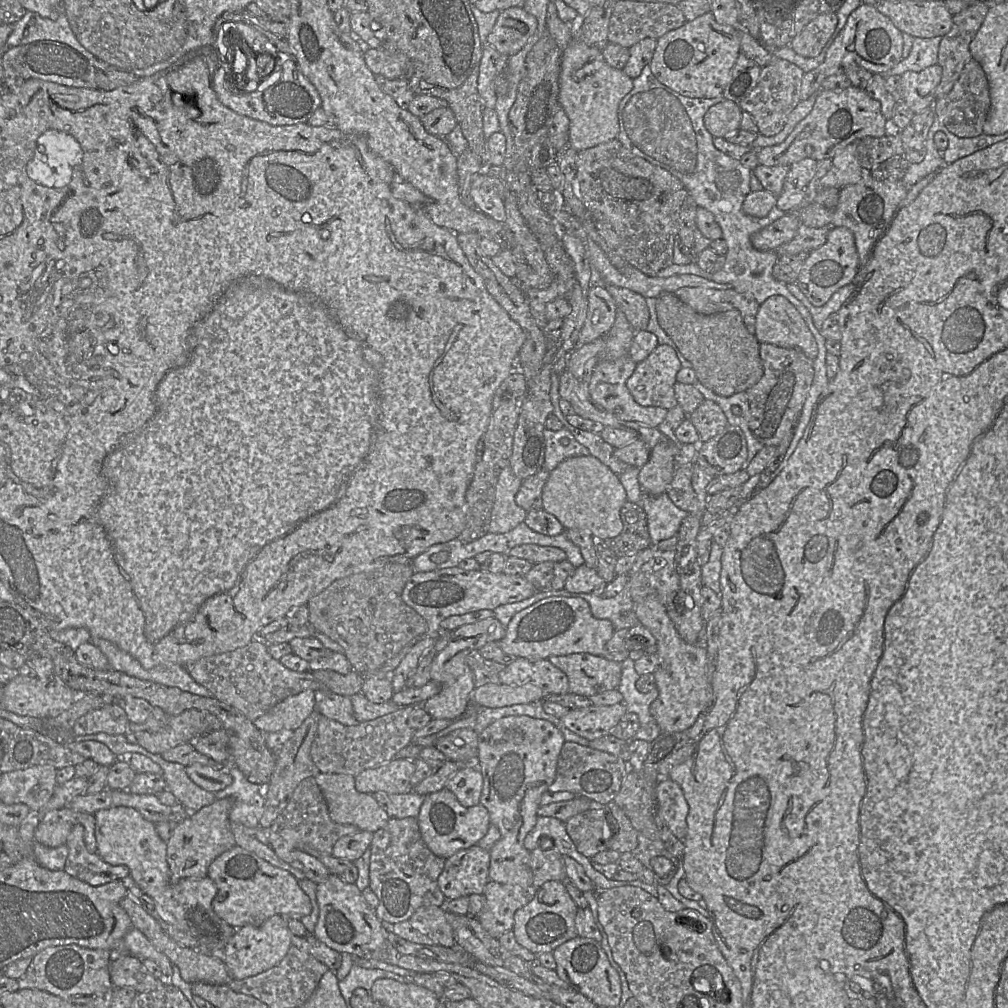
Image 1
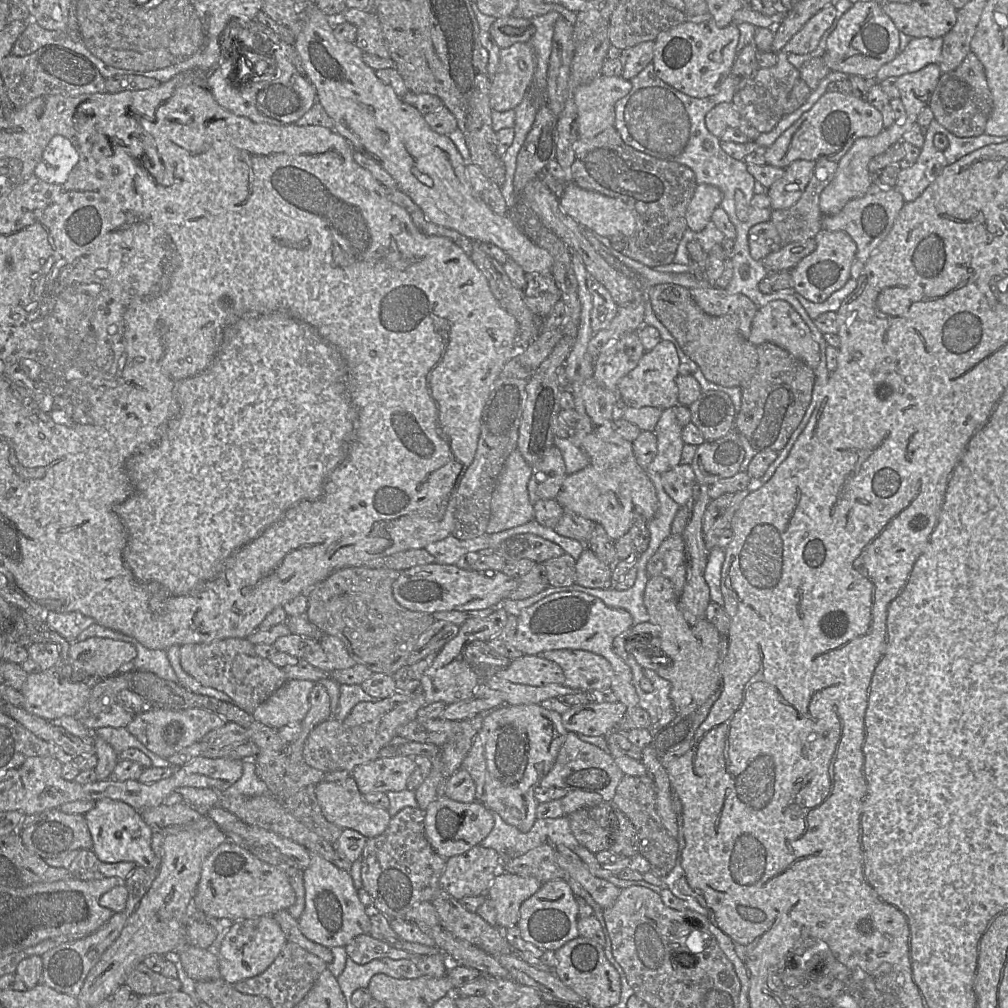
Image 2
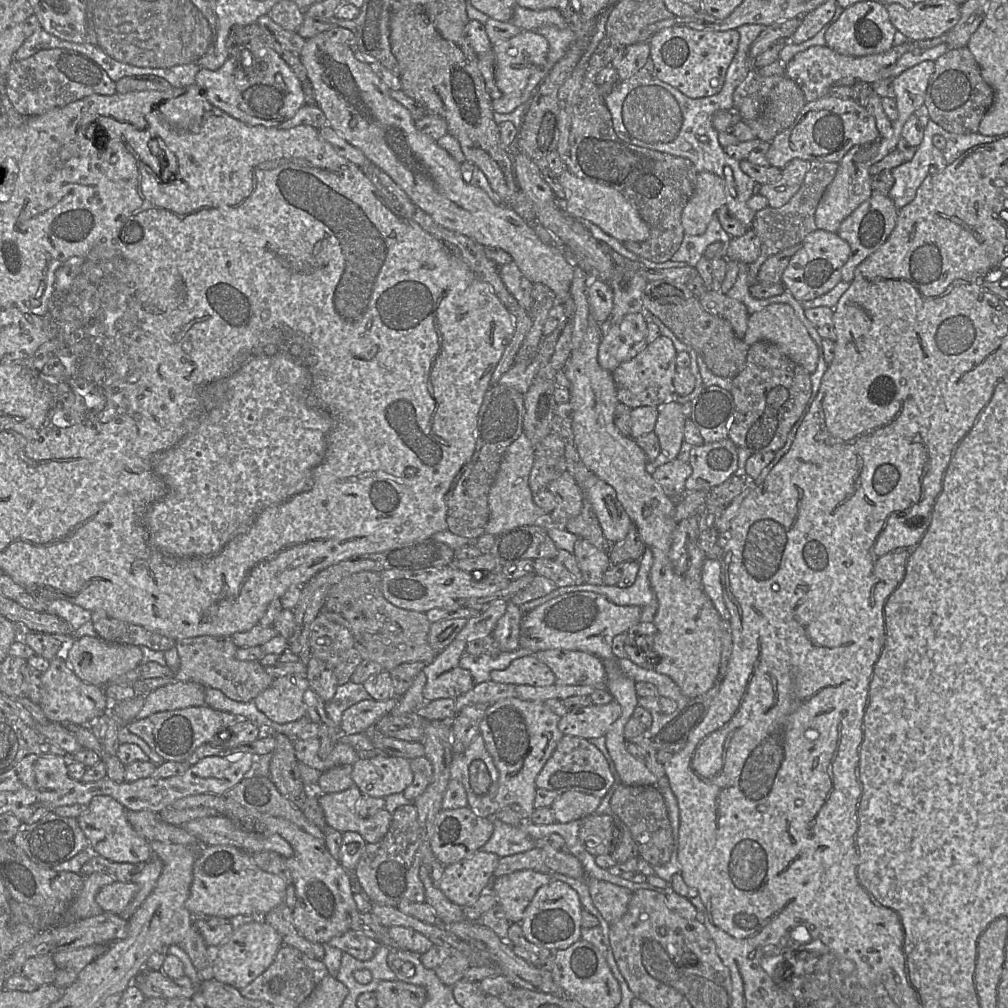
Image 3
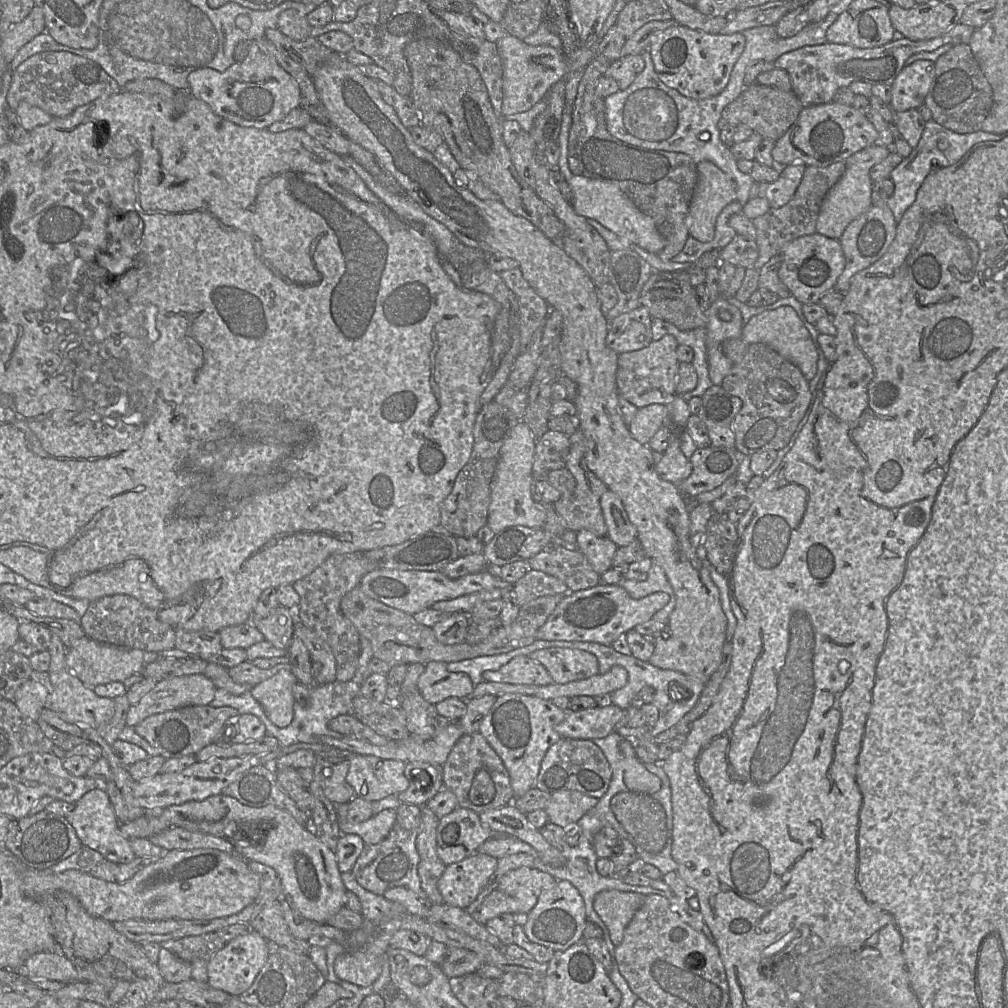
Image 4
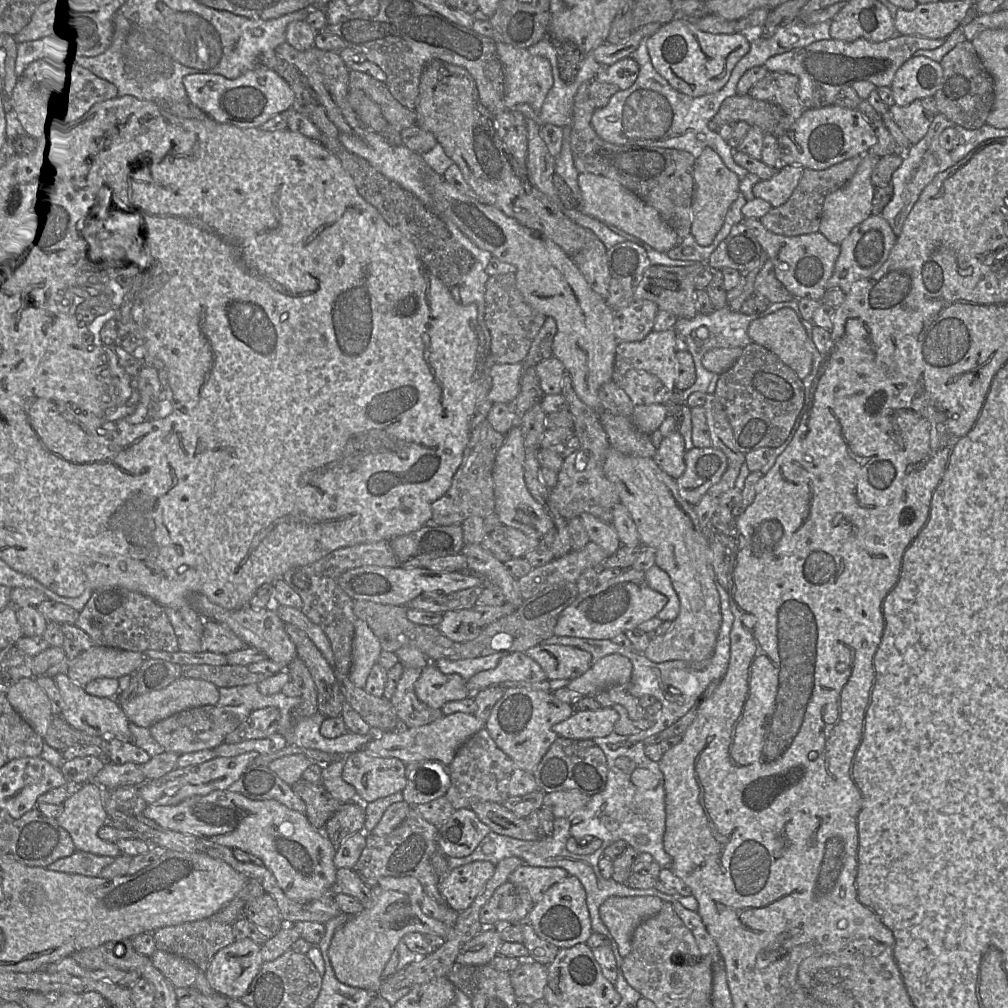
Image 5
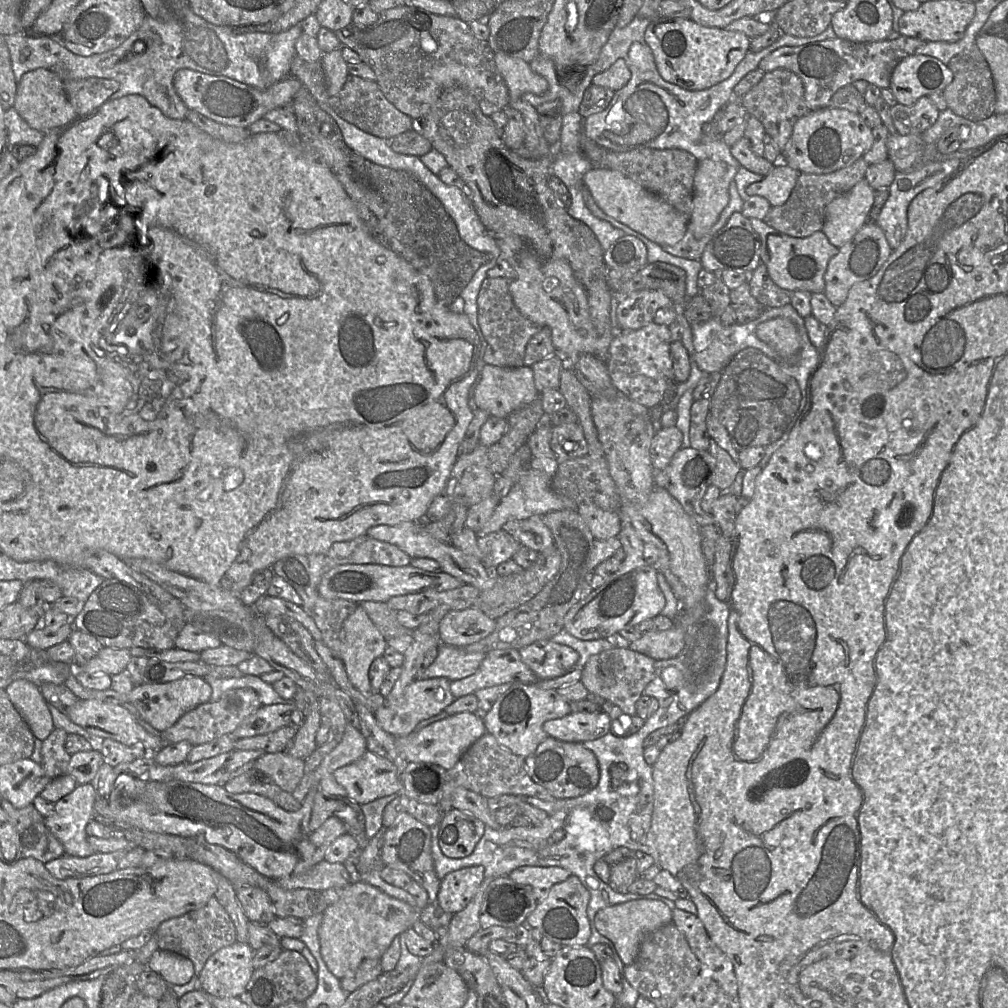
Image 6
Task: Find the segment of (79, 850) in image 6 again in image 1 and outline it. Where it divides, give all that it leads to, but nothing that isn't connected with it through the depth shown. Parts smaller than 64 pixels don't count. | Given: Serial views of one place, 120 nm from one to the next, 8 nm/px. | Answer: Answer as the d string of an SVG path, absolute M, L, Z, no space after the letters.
M113 807L97 811L94 817L96 853L101 859L112 866L126 866L130 871L128 877L154 901L161 919L193 937L197 941L197 951L220 955L237 929L219 918L212 909L212 901L217 894L214 881L206 876L186 878L171 884L167 843L158 835L155 824L146 820L136 809Z

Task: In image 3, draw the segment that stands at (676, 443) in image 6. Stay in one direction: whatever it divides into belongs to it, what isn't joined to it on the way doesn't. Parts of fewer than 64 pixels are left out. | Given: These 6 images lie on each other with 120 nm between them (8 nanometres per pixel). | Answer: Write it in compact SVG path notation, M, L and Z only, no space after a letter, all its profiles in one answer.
M676 458L655 468L652 476L671 499L679 499L687 492L685 483L691 473L692 467L689 462Z

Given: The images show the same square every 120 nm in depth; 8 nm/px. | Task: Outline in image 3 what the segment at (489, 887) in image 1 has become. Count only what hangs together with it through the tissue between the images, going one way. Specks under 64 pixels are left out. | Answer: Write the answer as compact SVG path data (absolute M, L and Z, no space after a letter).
M520 870L493 879L488 891L496 896L511 923L521 923L524 912L538 889L551 881L551 876L547 873Z

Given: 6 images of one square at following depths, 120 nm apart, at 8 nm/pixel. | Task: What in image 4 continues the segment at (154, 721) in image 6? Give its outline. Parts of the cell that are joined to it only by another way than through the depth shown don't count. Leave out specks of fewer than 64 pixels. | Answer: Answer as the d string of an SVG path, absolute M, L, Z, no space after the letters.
M192 674L160 680L139 703L131 705L126 725L134 727L151 715L179 708L208 705L215 697L216 686L204 674Z

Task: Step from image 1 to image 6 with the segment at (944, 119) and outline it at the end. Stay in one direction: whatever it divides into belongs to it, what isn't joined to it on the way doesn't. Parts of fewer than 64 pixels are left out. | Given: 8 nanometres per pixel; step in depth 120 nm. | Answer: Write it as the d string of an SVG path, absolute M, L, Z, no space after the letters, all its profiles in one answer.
M973 43L955 55L947 64L953 73L952 82L943 90L947 107L956 115L977 122L995 112L996 92L989 65L978 46Z

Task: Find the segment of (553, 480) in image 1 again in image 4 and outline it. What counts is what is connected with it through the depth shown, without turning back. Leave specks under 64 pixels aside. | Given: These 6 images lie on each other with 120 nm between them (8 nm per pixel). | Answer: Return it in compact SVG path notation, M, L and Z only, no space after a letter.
M607 489L600 498L600 506L607 526L607 536L618 547L627 546L637 538L619 497Z

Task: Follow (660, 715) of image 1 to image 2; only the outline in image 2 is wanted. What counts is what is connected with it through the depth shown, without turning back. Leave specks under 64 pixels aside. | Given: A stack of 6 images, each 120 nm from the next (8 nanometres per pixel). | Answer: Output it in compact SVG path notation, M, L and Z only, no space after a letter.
M654 576L650 577L647 581L645 591L644 591L644 605L649 615L649 622L652 624L657 625L660 628L660 650L663 652L666 656L659 656L662 657L662 661L660 663L657 663L658 670L656 671L659 676L664 678L665 680L669 681L671 683L671 691L670 691L670 699L673 704L673 708L677 715L687 715L694 711L696 711L701 705L703 705L707 699L713 695L719 688L720 688L720 641L721 641L721 633L717 630L717 628L709 622L707 619L702 619L696 624L689 624L686 619L684 618L682 612L680 611L678 607L678 599L679 597L676 595L674 586L672 582L663 577L663 576Z

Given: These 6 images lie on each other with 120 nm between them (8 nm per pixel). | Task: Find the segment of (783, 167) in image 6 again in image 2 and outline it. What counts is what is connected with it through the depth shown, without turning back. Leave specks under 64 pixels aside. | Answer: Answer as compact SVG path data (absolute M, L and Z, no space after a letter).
M796 160L785 168L784 175L767 189L770 208L787 209L794 205L806 189L816 161Z

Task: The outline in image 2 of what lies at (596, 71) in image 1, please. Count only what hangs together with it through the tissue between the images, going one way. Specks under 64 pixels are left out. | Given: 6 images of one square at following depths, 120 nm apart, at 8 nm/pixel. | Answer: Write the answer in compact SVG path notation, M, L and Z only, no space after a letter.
M602 74L590 83L579 86L574 93L579 137L592 139L615 126L615 103L625 97L631 88L630 80Z

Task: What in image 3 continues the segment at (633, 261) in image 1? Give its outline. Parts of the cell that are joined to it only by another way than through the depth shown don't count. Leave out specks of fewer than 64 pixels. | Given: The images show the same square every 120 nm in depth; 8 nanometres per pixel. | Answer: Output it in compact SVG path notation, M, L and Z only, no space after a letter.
M606 36L598 44L589 60L569 137L570 162L567 167L569 172L579 178L617 190L635 207L641 218L647 223L650 229L650 236L642 242L623 242L624 246L640 258L655 263L662 263L671 260L684 239L685 231L681 222L682 212L695 190L699 173L694 164L687 158L636 146L623 141L617 136L613 128L612 115L606 105L605 98L598 94L596 77L604 67L611 65L620 47L623 46L619 46Z

